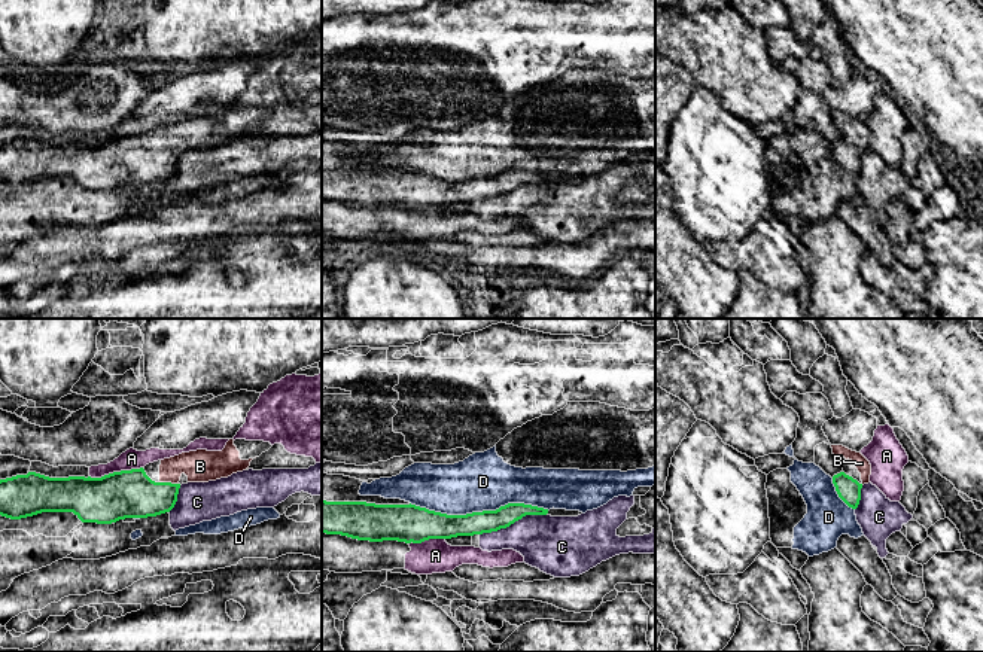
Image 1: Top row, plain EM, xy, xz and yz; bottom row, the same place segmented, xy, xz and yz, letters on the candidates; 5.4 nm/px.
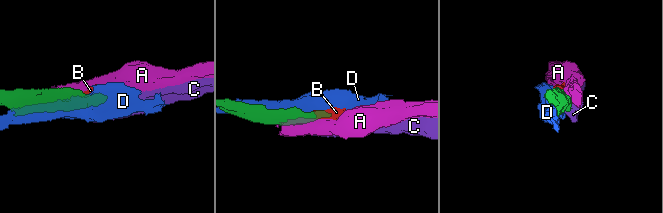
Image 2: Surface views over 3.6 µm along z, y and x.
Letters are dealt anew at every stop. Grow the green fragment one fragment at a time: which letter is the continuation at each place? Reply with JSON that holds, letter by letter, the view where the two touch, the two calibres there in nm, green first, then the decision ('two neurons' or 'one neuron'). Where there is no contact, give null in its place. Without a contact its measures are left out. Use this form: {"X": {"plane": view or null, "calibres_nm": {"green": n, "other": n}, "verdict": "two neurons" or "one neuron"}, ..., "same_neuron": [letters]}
{"A": {"plane": "xy", "calibres_nm": {"green": 260, "other": 110}, "verdict": "two neurons"}, "B": {"plane": "xy", "calibres_nm": {"green": 260, "other": 180}, "verdict": "one neuron"}, "C": {"plane": "xz", "calibres_nm": {"green": 130, "other": 300}, "verdict": "two neurons"}, "D": {"plane": "xz", "calibres_nm": {"green": 140, "other": 320}, "verdict": "two neurons"}, "same_neuron": ["B"]}

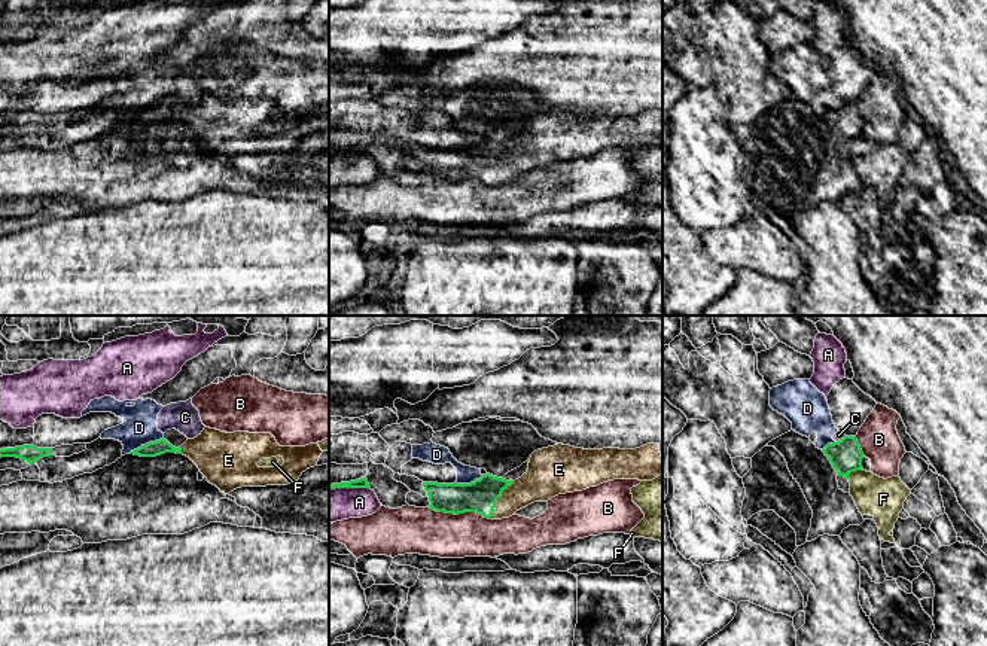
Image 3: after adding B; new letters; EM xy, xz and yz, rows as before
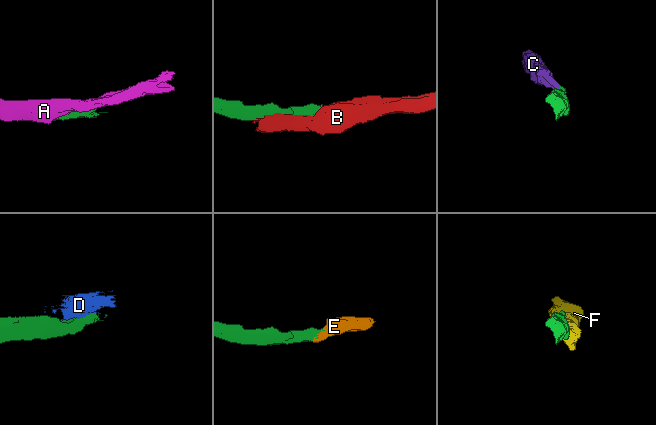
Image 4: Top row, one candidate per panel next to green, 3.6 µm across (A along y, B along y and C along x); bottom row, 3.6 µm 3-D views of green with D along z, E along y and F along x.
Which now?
{"A": {"plane": "xz", "calibres_nm": {"green": 60, "other": 180}, "verdict": "two neurons"}, "B": {"plane": "xz", "calibres_nm": {"green": 180, "other": 260}, "verdict": "two neurons"}, "C": {"plane": "yz", "calibres_nm": {"green": 180, "other": 50}, "verdict": "two neurons"}, "D": {"plane": "xy", "calibres_nm": {"green": 80, "other": 190}, "verdict": "two neurons"}, "E": {"plane": "xz", "calibres_nm": {"green": 180, "other": 190}, "verdict": "one neuron"}, "F": {"plane": "yz", "calibres_nm": {"green": 180, "other": 220}, "verdict": "two neurons"}, "same_neuron": ["E"]}

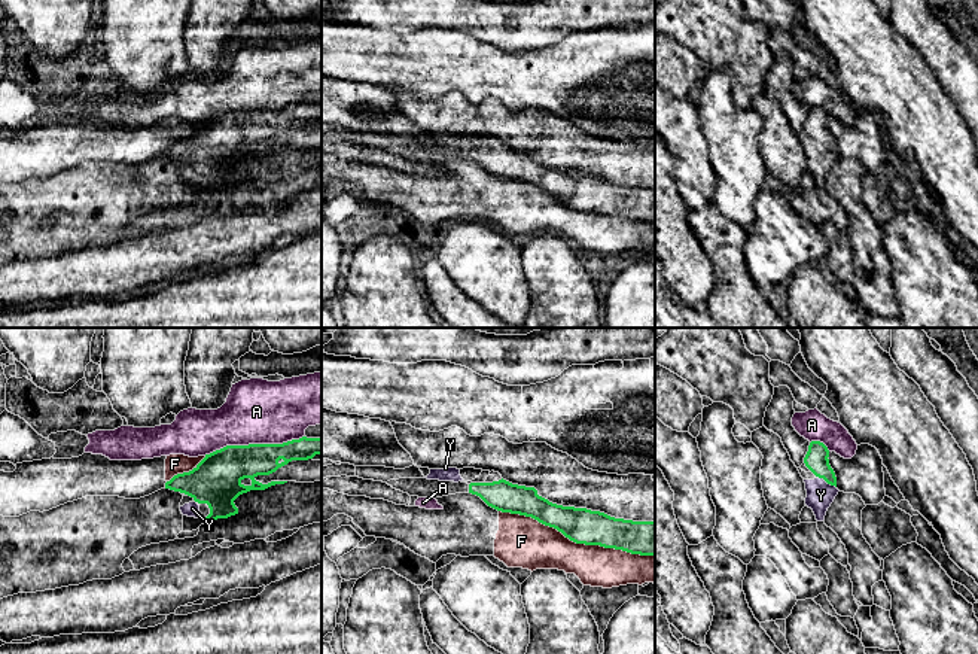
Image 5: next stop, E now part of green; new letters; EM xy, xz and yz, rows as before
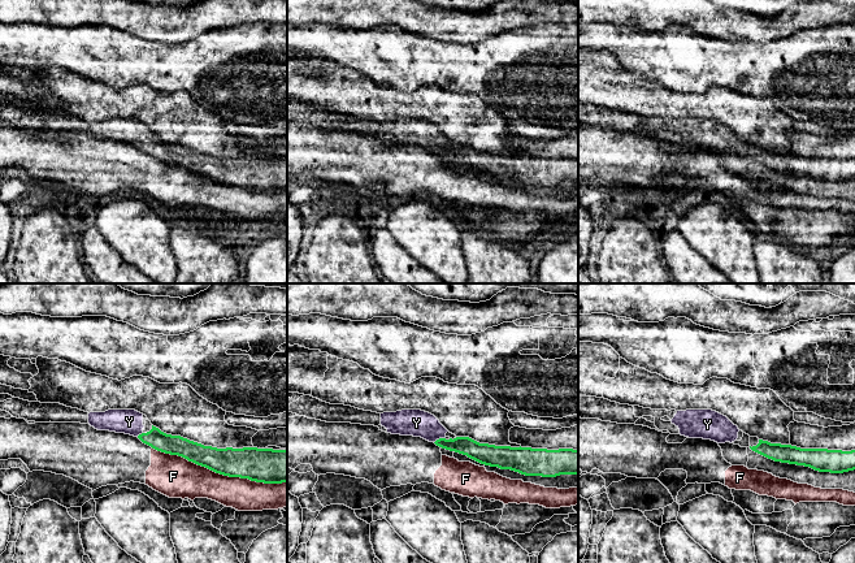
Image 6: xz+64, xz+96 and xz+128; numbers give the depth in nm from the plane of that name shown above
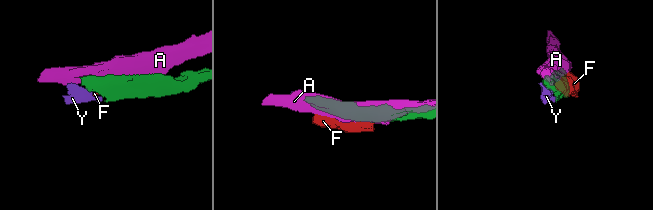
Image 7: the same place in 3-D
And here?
{"A": {"plane": "xy", "calibres_nm": {"green": 240, "other": 360}, "verdict": "two neurons"}, "F": {"plane": "xz", "calibres_nm": {"green": 190, "other": 260}, "verdict": "two neurons"}, "Y": {"plane": "yz", "calibres_nm": {"green": 130, "other": 150}, "verdict": "one neuron"}, "same_neuron": ["Y"]}

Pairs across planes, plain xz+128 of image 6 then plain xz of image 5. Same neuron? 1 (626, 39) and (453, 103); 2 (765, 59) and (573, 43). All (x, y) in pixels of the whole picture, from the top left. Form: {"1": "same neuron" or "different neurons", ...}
{"1": "different neurons", "2": "same neuron"}

